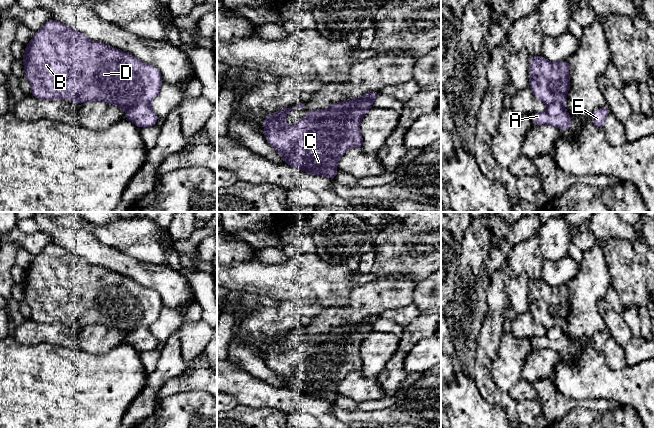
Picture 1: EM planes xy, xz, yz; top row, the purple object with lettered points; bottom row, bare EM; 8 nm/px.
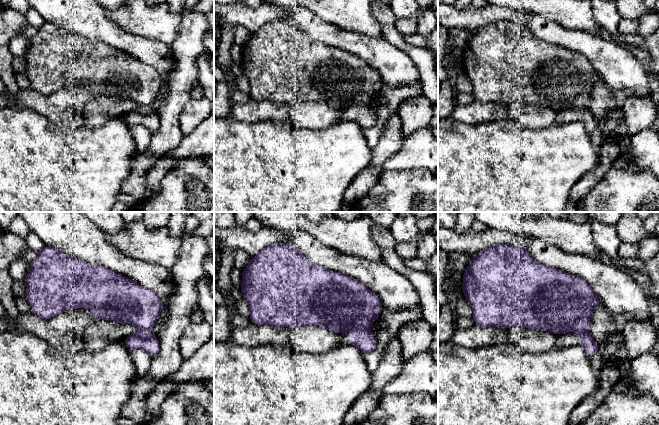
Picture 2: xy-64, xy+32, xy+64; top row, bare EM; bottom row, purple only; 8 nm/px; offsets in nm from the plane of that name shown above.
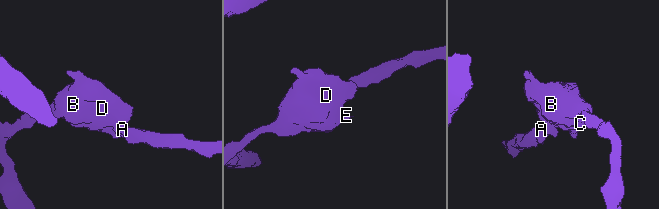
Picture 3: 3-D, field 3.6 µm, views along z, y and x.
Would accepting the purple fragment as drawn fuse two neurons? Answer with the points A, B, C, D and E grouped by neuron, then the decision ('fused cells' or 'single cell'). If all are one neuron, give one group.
A / B C D E | fused cells

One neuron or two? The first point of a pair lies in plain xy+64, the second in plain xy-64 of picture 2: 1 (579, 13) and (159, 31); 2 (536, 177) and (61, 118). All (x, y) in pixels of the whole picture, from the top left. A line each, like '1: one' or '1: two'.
1: one
2: two

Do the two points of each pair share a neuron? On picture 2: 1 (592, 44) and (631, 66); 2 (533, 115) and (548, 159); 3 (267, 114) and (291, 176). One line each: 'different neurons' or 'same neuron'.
1: same neuron
2: different neurons
3: different neurons

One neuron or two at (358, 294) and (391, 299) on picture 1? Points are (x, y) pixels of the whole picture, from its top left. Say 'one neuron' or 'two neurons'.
one neuron

